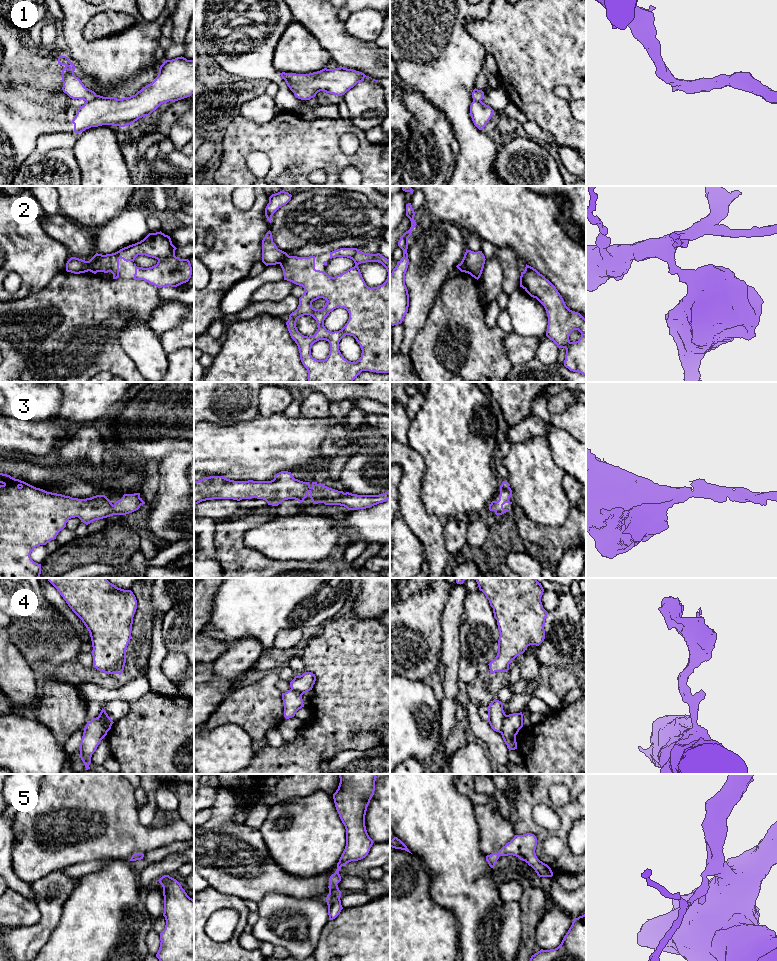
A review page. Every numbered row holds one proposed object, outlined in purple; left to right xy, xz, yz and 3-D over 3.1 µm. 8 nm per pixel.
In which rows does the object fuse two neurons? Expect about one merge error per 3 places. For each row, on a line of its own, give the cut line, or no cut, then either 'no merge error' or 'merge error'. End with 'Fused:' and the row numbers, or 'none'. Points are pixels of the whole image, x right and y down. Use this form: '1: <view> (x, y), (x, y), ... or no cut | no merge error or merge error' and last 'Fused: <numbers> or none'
1: xy (96, 95), (86, 102) | merge error
2: xy (87, 261), (89, 270) | merge error
3: no cut | no merge error
4: yz (506, 715), (502, 729), (499, 732) | merge error
5: no cut | no merge error
Fused: 1, 2, 4

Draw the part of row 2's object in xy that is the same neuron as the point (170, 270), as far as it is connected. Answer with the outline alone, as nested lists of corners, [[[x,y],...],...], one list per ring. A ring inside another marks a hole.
[[[149,233],[143,240],[129,245],[112,254],[96,253],[89,261],[89,271],[113,274],[113,279],[119,278],[119,259],[133,261],[138,255],[145,255],[158,260],[157,264],[149,267],[135,266],[133,279],[144,280],[158,288],[177,287],[189,281],[192,267],[188,259],[175,256],[177,248],[172,244],[171,238],[164,233]]]

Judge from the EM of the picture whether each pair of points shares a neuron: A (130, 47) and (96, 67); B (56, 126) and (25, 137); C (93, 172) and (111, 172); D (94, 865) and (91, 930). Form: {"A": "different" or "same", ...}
{"A": "same", "B": "same", "C": "same", "D": "different"}

